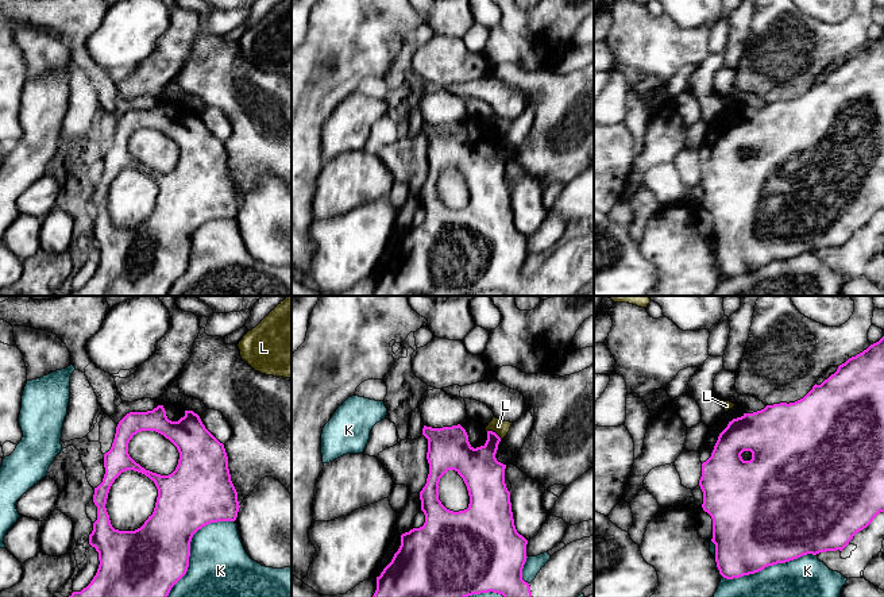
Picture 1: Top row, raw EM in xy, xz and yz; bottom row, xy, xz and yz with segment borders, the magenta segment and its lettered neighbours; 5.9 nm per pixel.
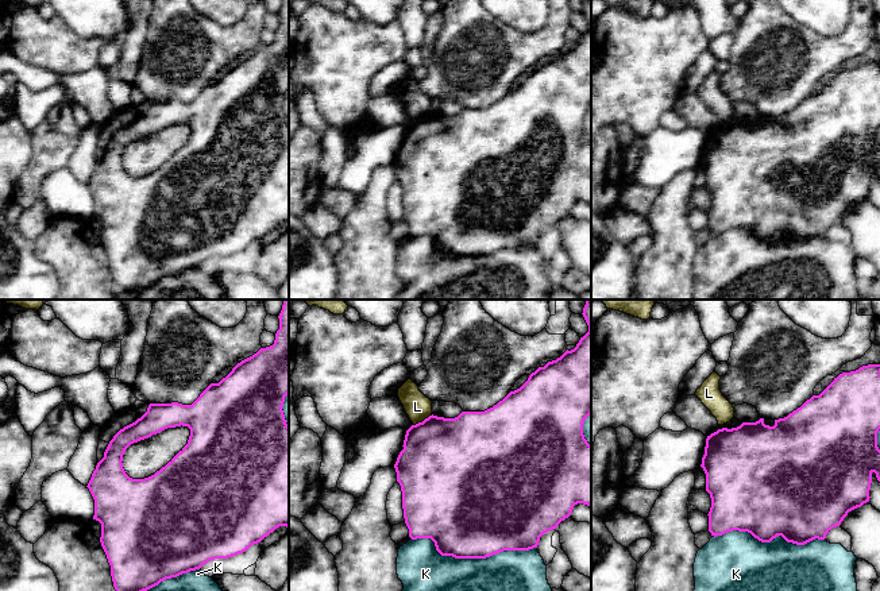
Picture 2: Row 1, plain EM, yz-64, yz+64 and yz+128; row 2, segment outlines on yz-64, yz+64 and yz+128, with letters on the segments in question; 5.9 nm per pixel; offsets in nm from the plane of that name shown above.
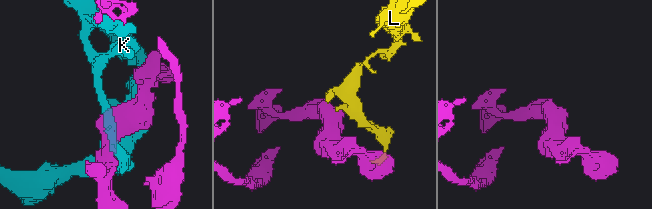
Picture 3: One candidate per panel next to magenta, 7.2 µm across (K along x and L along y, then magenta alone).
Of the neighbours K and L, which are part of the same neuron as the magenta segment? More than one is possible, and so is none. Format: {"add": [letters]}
{"add": []}

